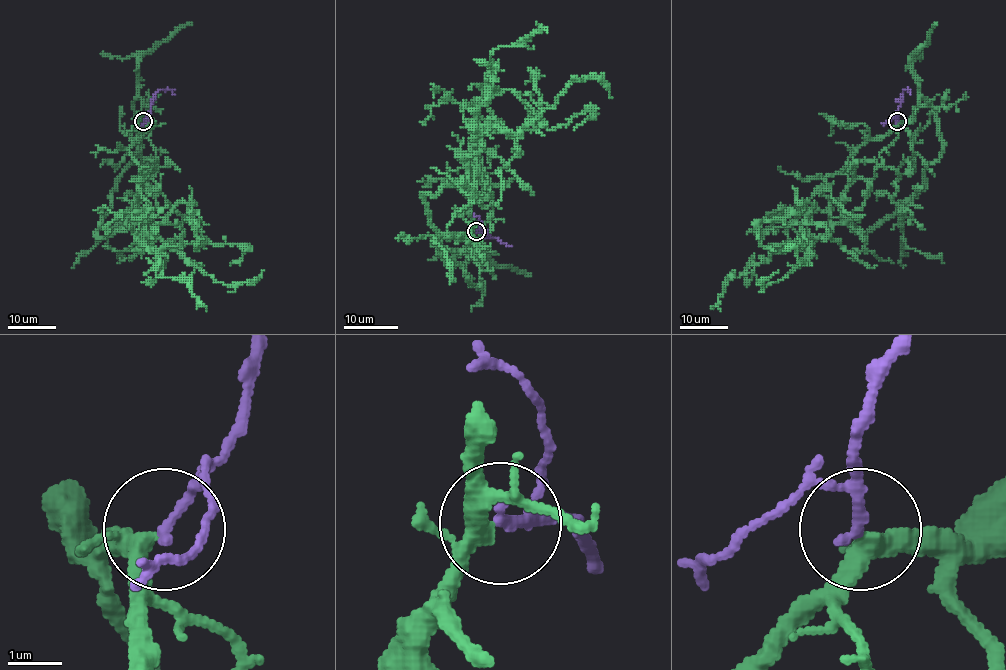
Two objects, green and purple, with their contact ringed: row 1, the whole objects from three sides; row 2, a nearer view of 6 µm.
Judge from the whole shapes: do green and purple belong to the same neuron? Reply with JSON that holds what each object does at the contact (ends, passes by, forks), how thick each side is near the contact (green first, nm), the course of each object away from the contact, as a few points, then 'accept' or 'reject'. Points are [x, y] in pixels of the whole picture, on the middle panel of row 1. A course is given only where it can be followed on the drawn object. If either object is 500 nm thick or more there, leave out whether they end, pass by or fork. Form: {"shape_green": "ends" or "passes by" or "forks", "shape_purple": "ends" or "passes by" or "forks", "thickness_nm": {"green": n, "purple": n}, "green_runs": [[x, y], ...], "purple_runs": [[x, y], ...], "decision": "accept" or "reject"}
{"shape_green": "forks", "shape_purple": "passes by", "thickness_nm": {"green": 280, "purple": 140}, "green_runs": [[476, 232], [461, 180], [485, 122], [469, 107], [511, 88], [549, 129], [595, 114], [574, 130]], "purple_runs": [[476, 232], [483, 232], [511, 247]], "decision": "accept"}

